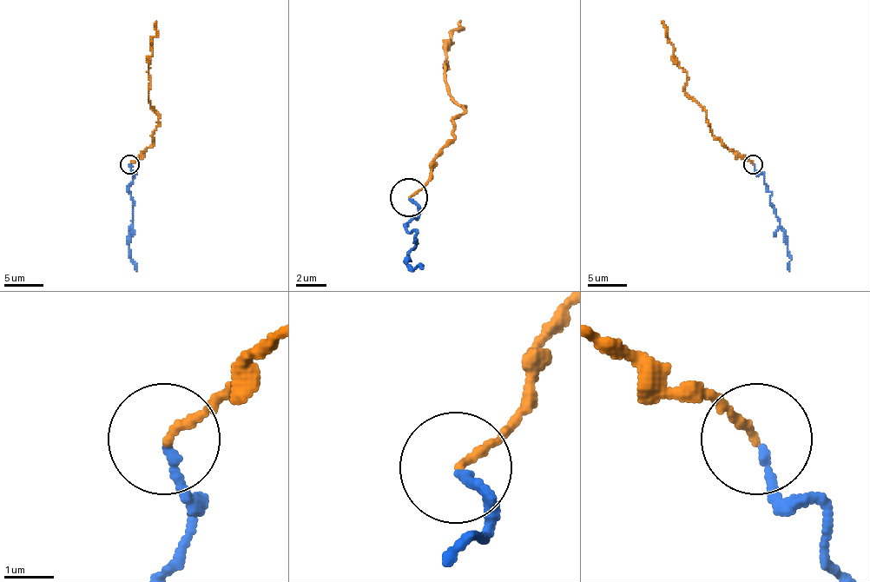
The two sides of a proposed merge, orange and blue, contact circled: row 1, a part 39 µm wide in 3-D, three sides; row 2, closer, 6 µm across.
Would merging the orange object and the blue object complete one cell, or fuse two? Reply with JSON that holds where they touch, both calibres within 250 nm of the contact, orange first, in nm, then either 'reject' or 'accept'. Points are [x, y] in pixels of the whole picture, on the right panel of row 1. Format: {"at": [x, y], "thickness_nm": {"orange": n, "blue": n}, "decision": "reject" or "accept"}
{"at": [753, 164], "thickness_nm": {"orange": 170, "blue": 170}, "decision": "accept"}

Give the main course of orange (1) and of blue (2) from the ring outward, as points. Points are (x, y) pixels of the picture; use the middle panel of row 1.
1: (407, 196), (430, 177), (430, 162), (452, 140), (452, 121), (464, 109), (444, 69), (444, 49), (460, 19)
2: (407, 200), (418, 215), (407, 227), (411, 234), (415, 230), (415, 249), (407, 264), (415, 272), (422, 267)

